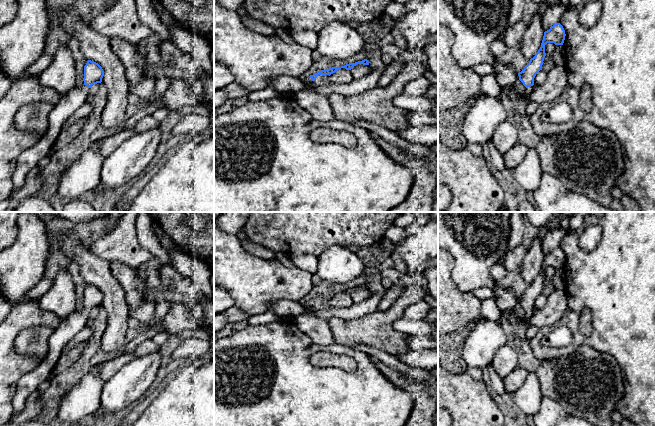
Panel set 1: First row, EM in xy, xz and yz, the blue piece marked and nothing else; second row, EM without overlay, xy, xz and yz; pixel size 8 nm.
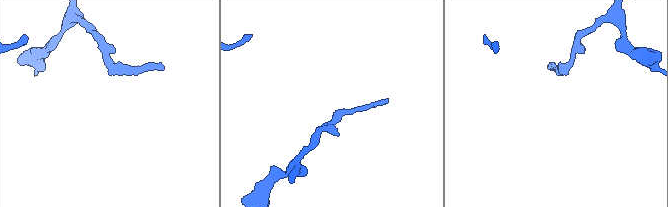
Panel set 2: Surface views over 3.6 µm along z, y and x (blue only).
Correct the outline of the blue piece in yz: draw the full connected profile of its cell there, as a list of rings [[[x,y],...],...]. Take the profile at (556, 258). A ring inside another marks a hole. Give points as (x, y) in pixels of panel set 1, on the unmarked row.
[[[560,247],[554,248],[549,254],[544,256],[540,273],[535,280],[530,283],[529,287],[524,291],[524,293],[518,297],[519,304],[526,311],[526,315],[523,318],[524,322],[530,322],[530,319],[534,314],[534,302],[536,298],[542,294],[543,285],[546,280],[545,269],[547,267],[563,269],[565,260],[565,254]]]

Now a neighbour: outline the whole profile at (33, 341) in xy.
[[[32,327],[24,329],[15,340],[15,348],[22,355],[34,355],[43,360],[48,353],[48,340],[54,329],[49,327]]]

